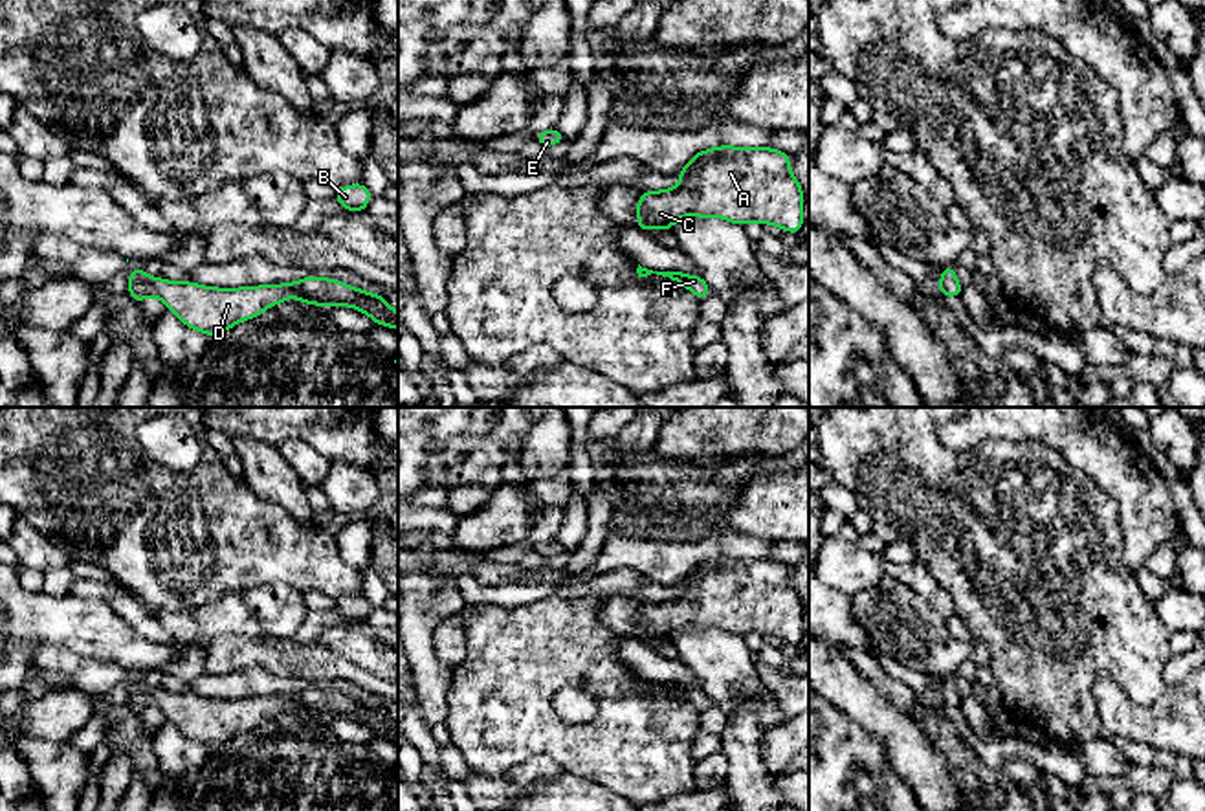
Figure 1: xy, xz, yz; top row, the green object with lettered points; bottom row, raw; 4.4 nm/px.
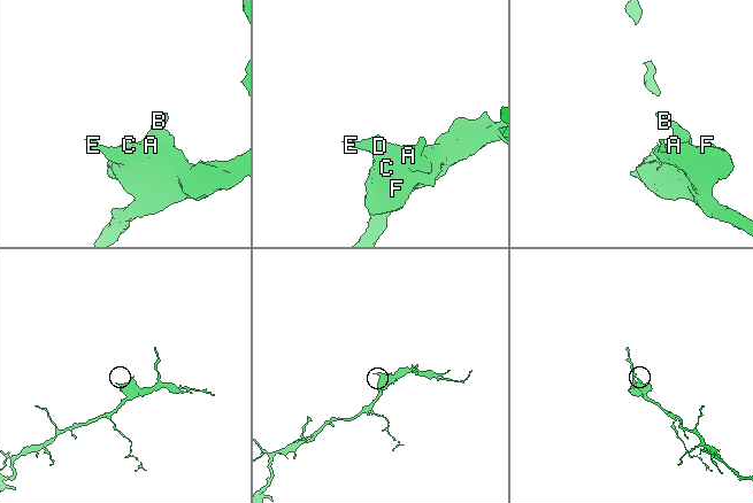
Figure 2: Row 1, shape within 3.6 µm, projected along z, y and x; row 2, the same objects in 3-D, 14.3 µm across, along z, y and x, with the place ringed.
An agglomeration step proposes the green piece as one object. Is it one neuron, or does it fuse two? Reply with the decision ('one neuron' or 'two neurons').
one neuron

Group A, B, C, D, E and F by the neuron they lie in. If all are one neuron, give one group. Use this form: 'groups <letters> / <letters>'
groups A B C D E F

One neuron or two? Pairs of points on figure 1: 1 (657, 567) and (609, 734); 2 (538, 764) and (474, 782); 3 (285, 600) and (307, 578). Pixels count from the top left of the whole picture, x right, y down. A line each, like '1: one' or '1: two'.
1: two
2: one
3: two

